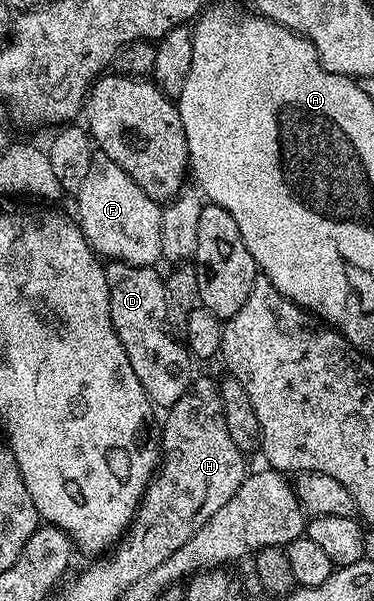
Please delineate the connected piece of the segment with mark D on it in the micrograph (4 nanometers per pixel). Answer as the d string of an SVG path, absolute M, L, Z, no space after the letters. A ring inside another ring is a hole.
M120 260L111 261L105 267L106 282L110 290L110 318L122 346L126 350L126 358L130 358L130 366L134 366L134 374L138 374L138 382L142 382L142 390L146 390L149 400L157 409L167 410L187 394L192 386L193 357L187 347L179 339L171 336L169 325L166 323L166 290L164 276L156 273L152 266L142 264L123 264Z

